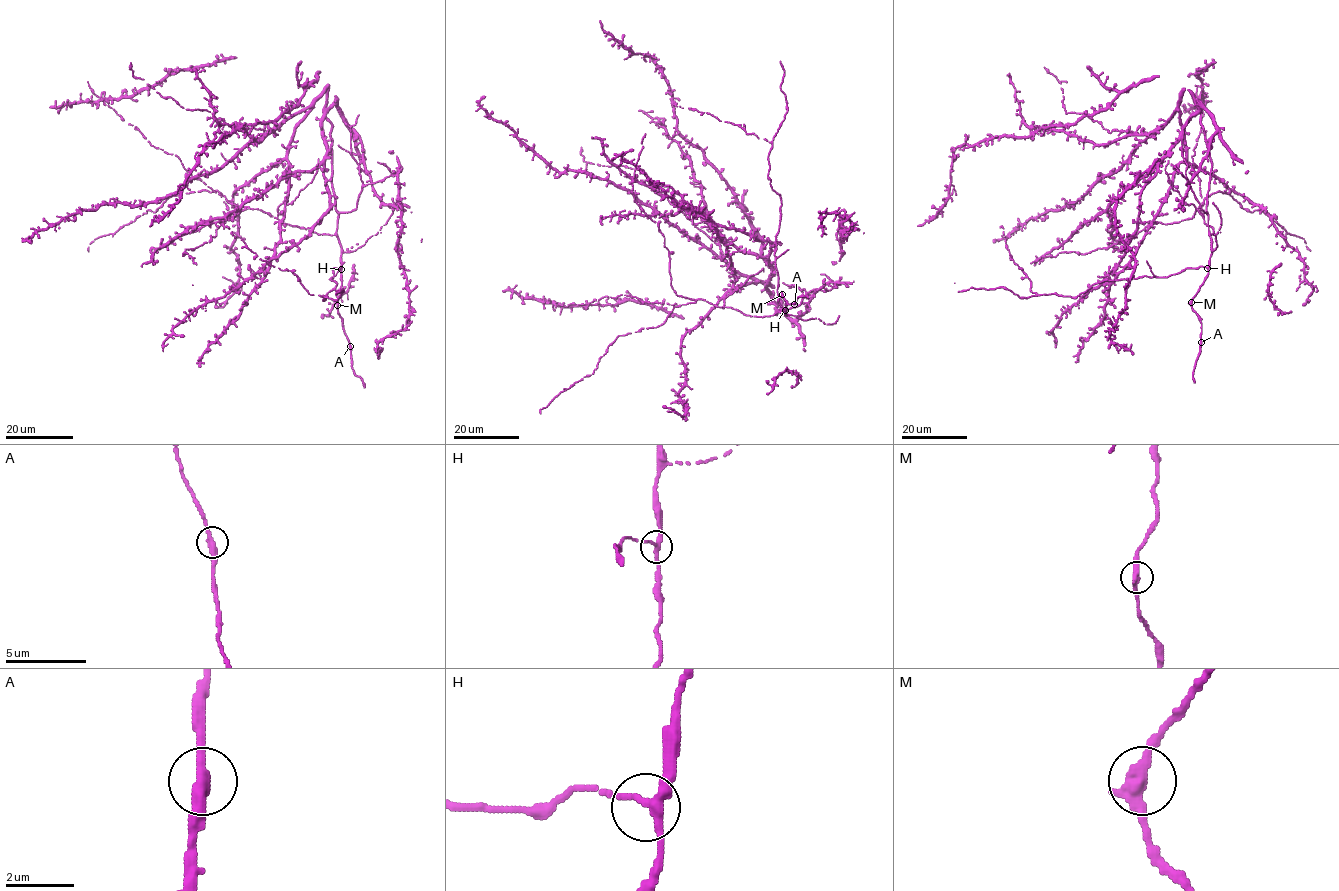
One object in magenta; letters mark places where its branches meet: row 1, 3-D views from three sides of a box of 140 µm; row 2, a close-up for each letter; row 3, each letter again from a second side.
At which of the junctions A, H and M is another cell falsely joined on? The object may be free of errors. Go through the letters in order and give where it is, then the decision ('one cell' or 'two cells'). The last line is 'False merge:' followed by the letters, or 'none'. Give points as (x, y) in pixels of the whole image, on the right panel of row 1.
A: place (1201, 342); one cell
H: place (1207, 268); one cell
M: place (1191, 302); one cell
False merge: none

